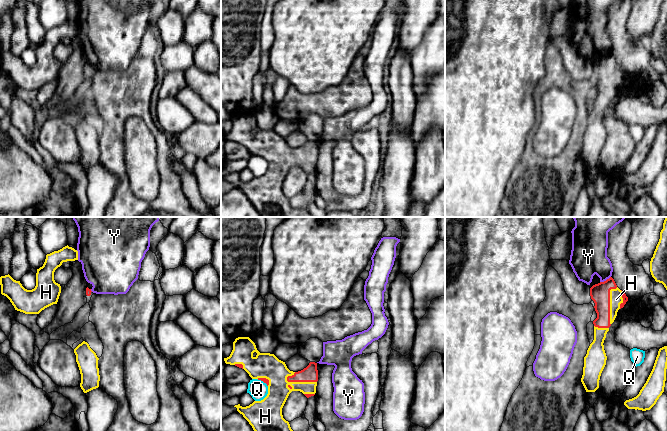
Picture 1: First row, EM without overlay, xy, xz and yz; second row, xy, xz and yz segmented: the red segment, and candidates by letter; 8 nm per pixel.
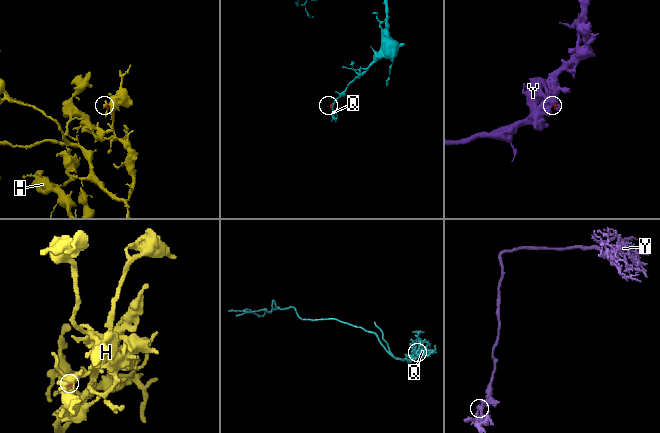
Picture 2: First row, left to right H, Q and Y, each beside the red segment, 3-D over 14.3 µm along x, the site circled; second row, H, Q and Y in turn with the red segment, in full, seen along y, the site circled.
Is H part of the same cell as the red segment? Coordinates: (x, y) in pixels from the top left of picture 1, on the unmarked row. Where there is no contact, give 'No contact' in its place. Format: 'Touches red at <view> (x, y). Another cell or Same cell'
Touches red at xz (300, 157). Same cell

